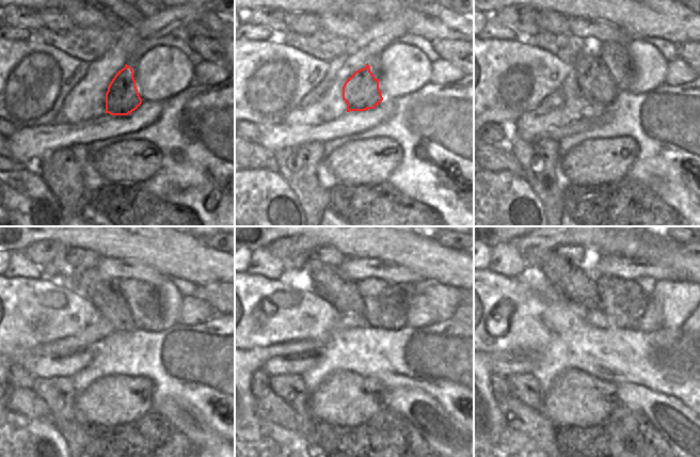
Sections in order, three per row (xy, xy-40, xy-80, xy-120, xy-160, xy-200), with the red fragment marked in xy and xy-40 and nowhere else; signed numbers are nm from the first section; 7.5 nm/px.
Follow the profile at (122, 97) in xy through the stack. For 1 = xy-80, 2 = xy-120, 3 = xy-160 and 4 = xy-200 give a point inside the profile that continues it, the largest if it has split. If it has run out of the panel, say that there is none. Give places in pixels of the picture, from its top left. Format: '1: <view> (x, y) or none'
1: xy-80 (595, 85)
2: xy-120 (111, 305)
3: xy-160 (330, 282)
4: xy-200 (569, 281)

